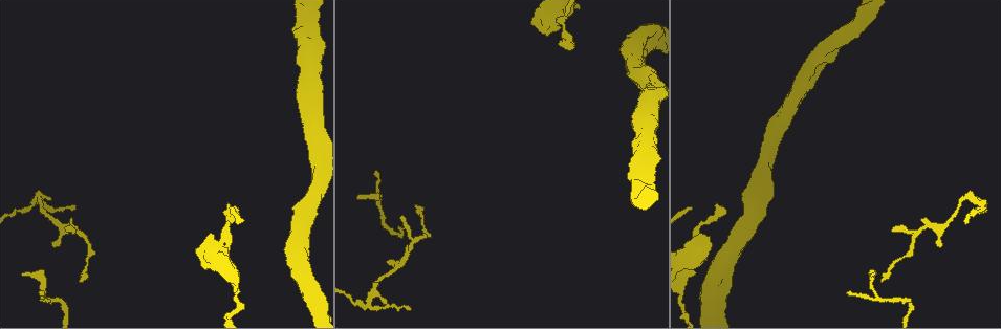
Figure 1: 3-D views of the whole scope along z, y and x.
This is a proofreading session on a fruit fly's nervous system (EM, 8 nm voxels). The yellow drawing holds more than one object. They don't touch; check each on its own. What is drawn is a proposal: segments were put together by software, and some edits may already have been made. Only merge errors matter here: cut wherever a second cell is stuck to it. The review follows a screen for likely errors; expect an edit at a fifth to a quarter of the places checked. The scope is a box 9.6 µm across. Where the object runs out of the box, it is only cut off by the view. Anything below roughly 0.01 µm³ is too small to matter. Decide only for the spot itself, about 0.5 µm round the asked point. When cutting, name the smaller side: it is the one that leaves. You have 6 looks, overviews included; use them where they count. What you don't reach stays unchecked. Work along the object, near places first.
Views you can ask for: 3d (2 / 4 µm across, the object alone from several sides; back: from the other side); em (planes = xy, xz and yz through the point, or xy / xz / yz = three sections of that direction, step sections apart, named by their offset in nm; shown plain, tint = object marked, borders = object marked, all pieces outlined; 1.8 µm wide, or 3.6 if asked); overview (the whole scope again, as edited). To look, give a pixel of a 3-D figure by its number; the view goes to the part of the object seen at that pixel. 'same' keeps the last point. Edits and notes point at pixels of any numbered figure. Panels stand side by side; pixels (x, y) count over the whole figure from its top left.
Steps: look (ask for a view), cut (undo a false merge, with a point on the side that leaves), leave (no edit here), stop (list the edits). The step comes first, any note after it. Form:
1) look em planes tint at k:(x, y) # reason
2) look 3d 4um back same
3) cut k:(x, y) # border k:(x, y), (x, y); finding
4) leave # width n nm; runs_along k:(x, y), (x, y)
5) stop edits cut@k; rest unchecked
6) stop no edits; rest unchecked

look em planes tint at 1:(564, 31) # thin neck

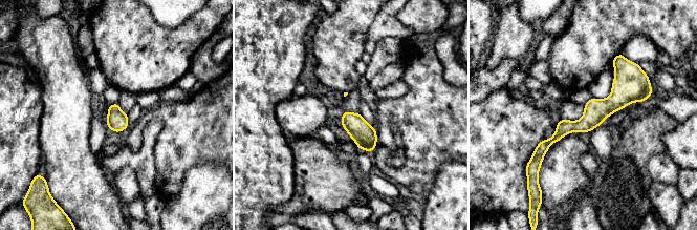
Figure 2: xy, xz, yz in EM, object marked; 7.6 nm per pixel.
leave # runs_along 2:(645, 95), (623, 95), (536, 153); one cell here

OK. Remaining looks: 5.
look em planes plain at 1:(305, 283) # sudden change in width

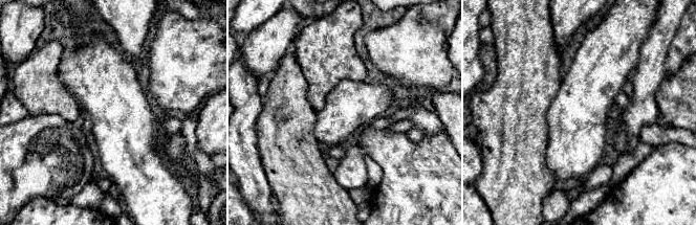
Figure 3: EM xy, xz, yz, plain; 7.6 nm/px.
look em planes tint same # with the object marked

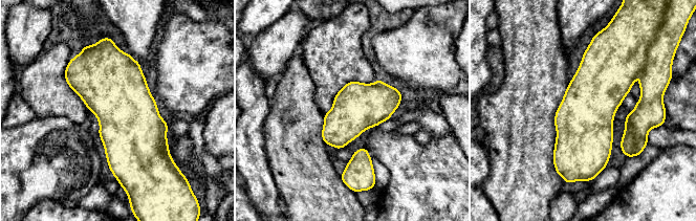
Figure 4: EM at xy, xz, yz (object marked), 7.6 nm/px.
leave # width 360 nm; one cell here

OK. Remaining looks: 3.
look 3d 4um at 1:(31, 203) # abrupt turn

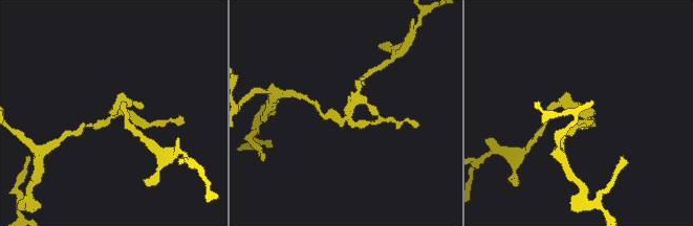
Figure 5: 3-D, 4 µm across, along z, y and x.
look em planes tint at 5:(113, 113) # now the EM

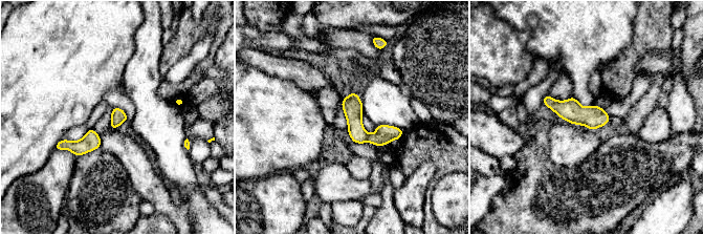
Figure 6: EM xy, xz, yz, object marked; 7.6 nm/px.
cut 6:(385, 133) # width 110 nm; border 6:(369, 135), (367, 141); two cells meet here

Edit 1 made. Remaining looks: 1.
stop edits cut@6; rest unchecked

